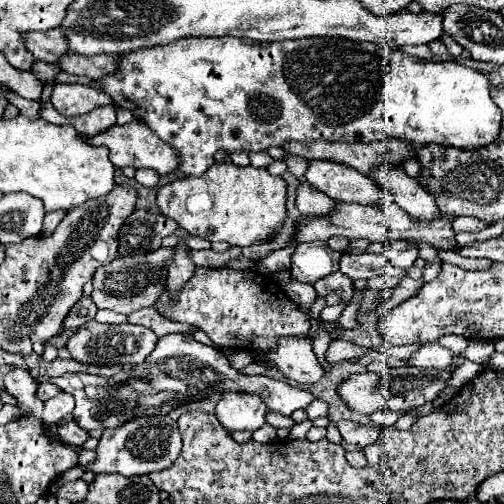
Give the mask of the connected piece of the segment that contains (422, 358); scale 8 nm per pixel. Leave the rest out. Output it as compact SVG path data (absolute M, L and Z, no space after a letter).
M427 342L417 352L413 352L405 362L409 366L417 366L417 368L443 370L443 368L455 366L455 356L451 350L443 348L439 342Z

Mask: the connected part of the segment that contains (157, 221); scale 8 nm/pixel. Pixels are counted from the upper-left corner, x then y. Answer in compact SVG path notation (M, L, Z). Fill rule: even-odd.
M135 210L119 232L119 256L147 254L161 248L161 240L177 232L177 224L161 214Z

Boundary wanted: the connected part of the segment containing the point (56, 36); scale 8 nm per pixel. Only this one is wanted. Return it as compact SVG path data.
M61 28L47 30L47 32L29 32L23 38L25 38L27 50L31 50L31 54L37 60L57 62L59 58L63 58L63 56L69 54L67 38L63 36Z

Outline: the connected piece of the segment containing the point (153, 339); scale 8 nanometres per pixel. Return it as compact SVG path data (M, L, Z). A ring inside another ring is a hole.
M89 320L83 324L67 342L67 350L73 360L85 362L85 364L141 364L155 348L159 336L151 328L135 326L135 324L99 324L97 320Z

